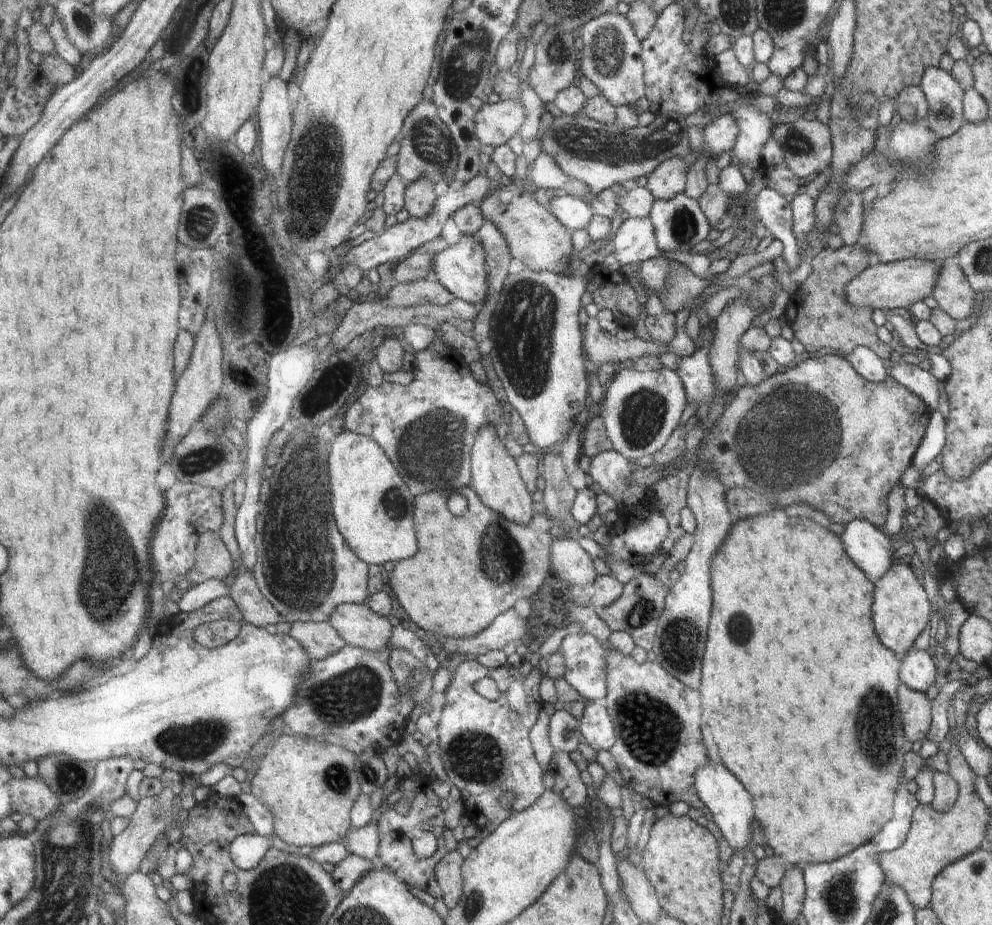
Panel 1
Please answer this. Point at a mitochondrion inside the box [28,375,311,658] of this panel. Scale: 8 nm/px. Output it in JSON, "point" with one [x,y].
{"point":[111,569]}

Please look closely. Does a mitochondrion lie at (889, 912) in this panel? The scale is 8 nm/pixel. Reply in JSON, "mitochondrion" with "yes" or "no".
{"mitochondrion":"yes"}

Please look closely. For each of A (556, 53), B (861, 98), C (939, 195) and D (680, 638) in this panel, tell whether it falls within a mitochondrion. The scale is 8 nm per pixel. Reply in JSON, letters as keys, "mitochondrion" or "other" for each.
{"A":"mitochondrion","B":"mitochondrion","C":"other","D":"mitochondrion"}

